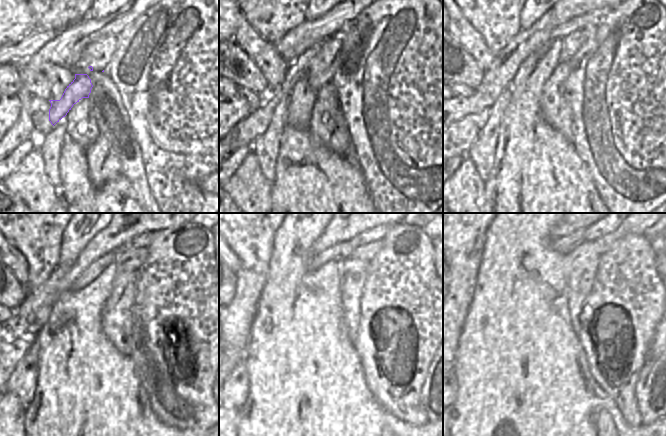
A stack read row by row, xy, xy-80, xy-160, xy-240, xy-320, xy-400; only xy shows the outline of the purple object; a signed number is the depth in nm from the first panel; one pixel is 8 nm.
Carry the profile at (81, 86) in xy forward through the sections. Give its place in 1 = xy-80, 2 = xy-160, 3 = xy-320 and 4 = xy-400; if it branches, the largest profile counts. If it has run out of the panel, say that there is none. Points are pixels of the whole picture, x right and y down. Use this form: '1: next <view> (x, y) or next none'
1: next xy-80 (254, 125)
2: next xy-160 (463, 132)
3: next xy-320 (365, 252)
4: next xy-400 (604, 244)

